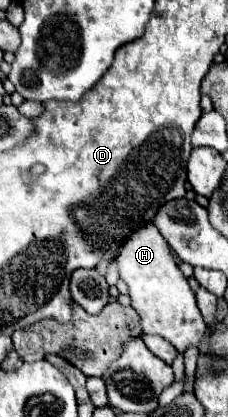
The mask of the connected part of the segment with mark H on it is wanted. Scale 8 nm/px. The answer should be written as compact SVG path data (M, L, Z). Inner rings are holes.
M146 223L138 227L120 247L116 259L120 279L128 285L130 305L136 309L140 317L142 335L160 335L170 341L178 351L186 351L188 347L198 347L204 333L206 323L196 305L196 295L188 285L188 279L182 275L180 267L174 261L172 249L166 239L160 235L154 223Z

